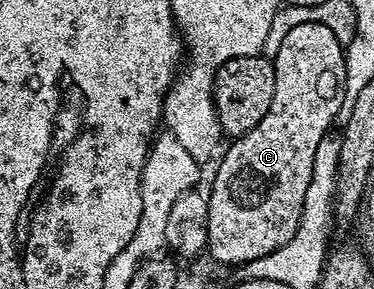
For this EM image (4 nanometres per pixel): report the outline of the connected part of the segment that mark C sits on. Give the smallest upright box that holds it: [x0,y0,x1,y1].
[206,22,346,266]

